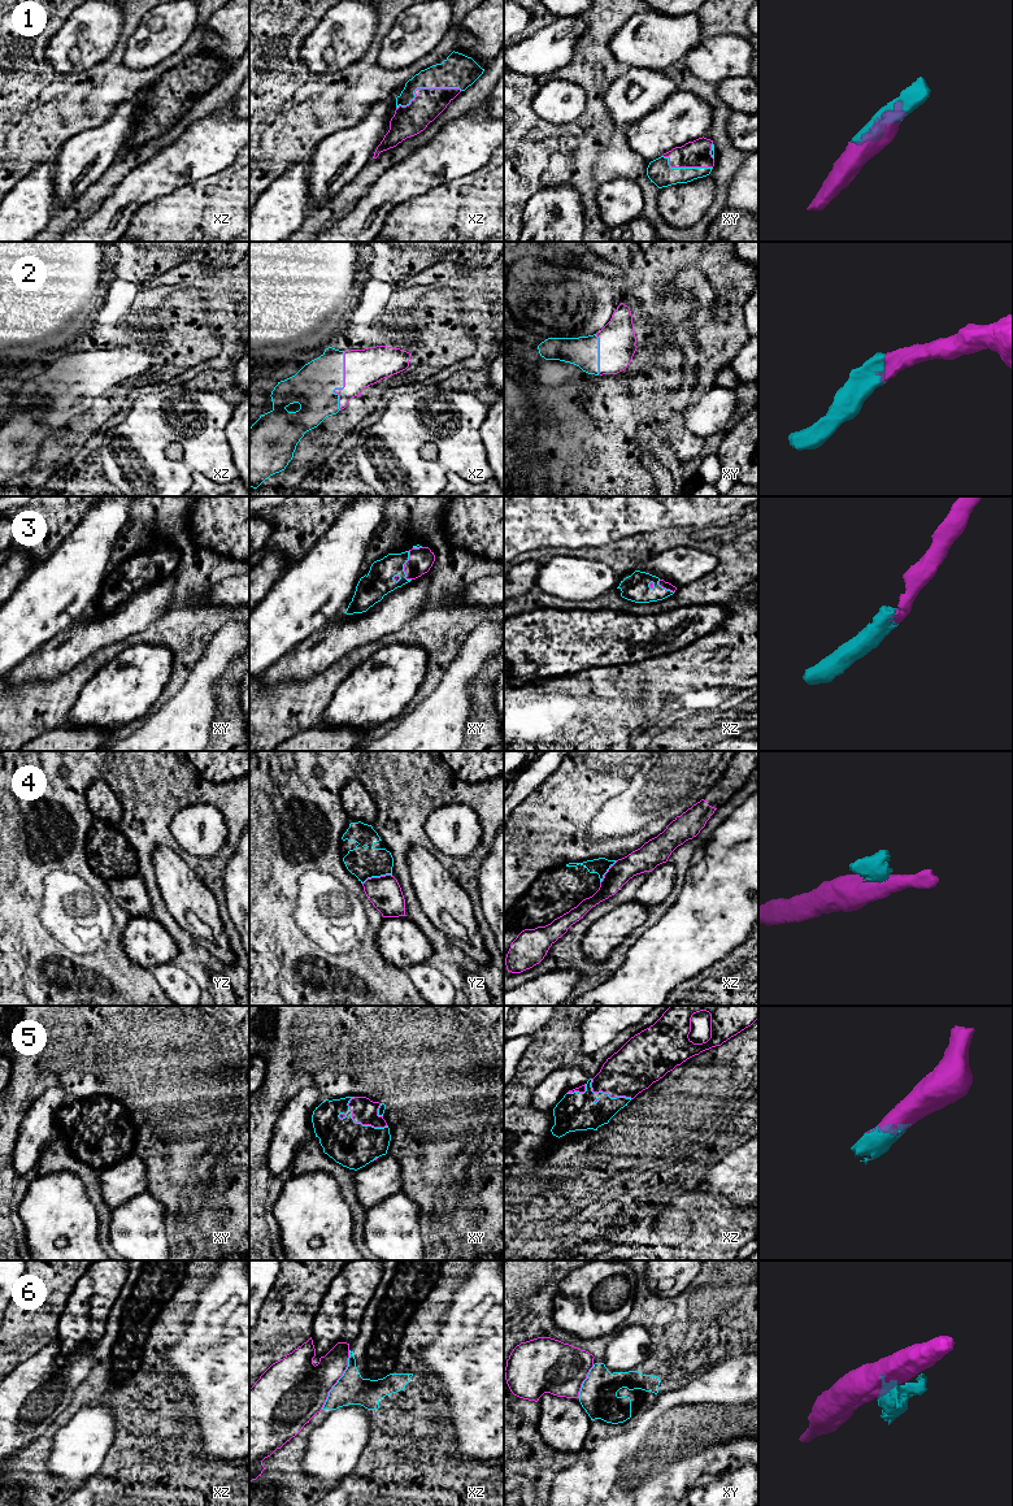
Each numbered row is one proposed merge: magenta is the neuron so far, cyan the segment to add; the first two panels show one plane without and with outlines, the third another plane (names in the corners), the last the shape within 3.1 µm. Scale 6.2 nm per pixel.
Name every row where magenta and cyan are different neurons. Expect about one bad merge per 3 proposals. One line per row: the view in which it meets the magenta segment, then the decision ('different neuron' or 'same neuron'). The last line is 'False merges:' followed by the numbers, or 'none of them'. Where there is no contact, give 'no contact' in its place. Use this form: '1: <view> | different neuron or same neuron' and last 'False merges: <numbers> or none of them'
1: xz | same neuron
2: xz | same neuron
3: xy | same neuron
4: yz | different neuron
5: xy | same neuron
6: xz | different neuron
False merges: 4, 6

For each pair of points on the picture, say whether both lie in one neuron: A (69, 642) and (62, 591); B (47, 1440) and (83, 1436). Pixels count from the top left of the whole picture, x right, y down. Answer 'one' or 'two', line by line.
A: two
B: two

